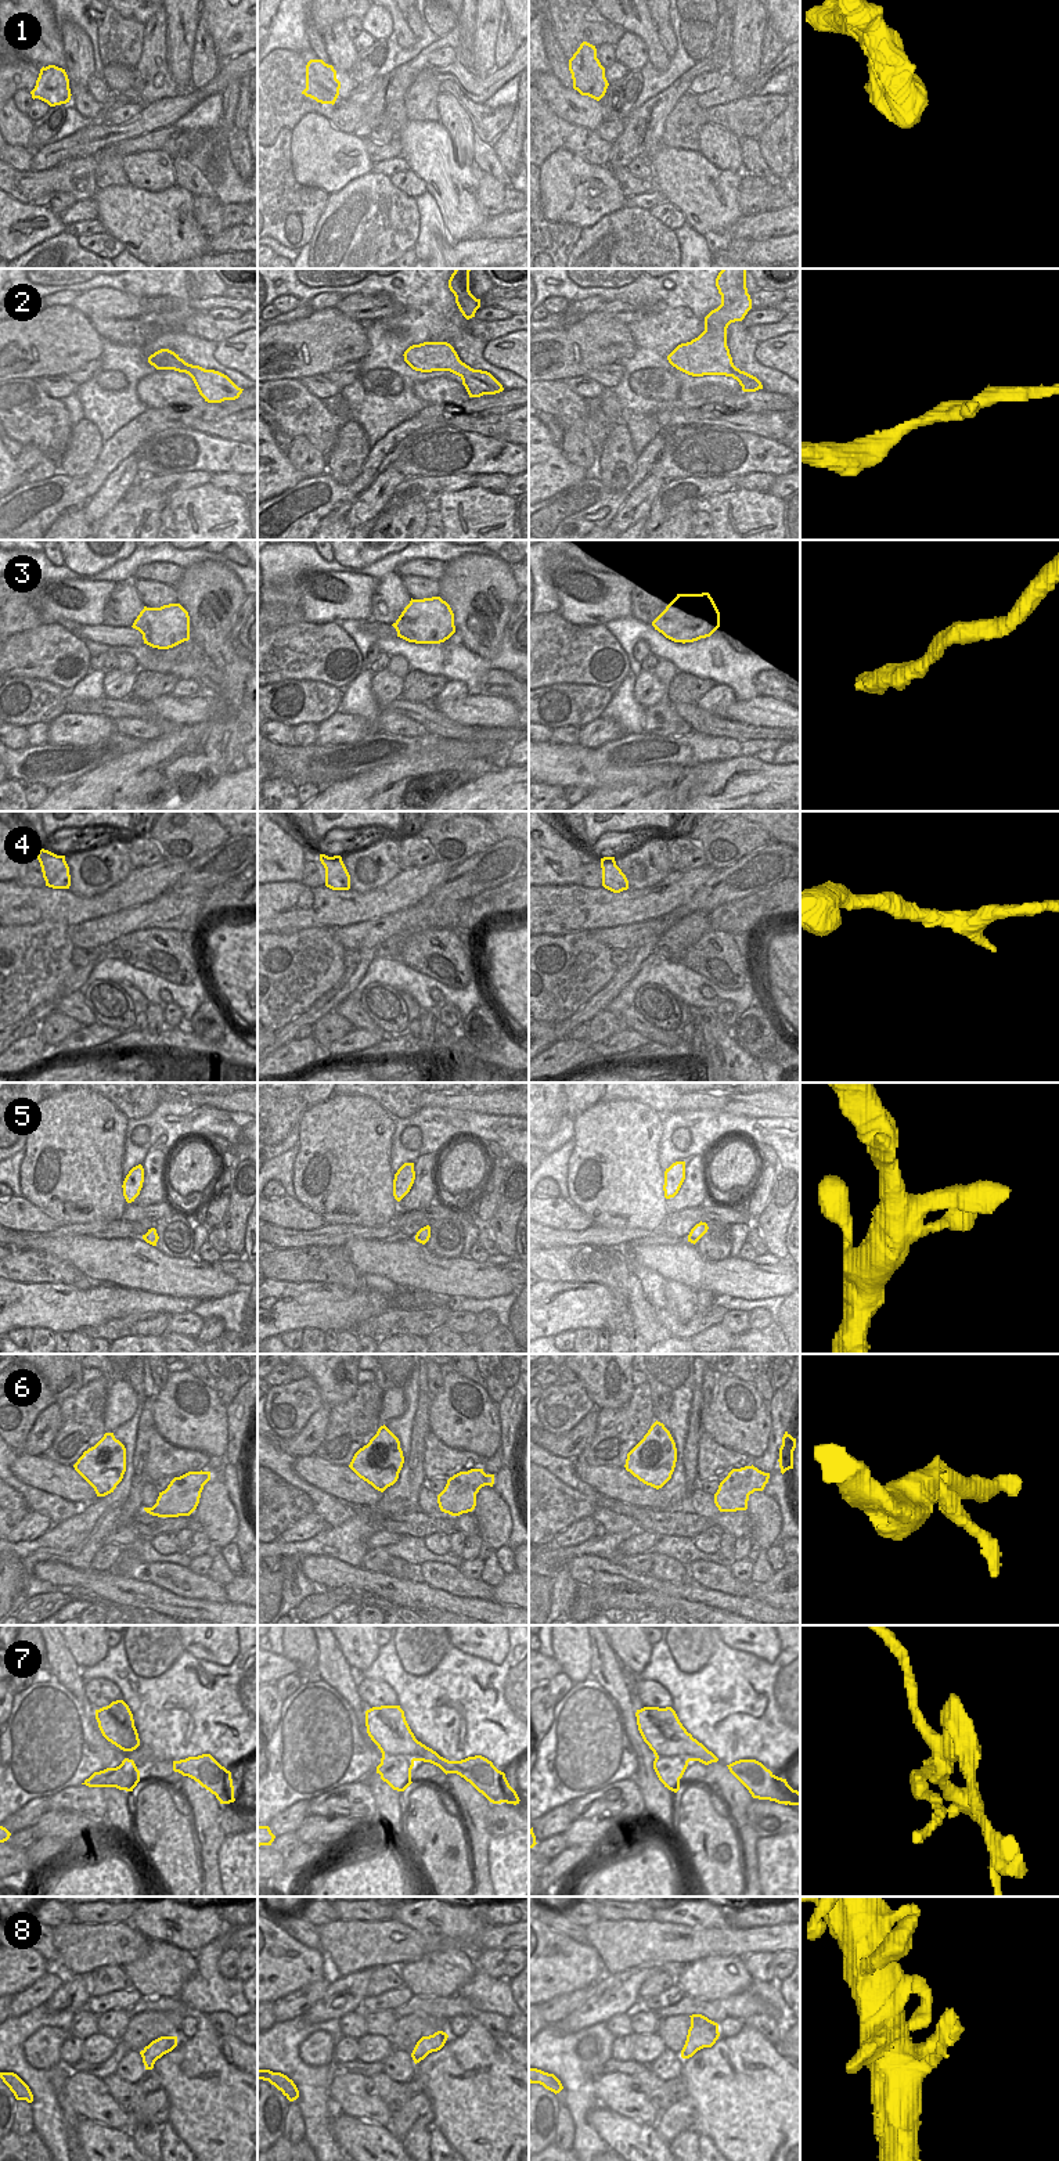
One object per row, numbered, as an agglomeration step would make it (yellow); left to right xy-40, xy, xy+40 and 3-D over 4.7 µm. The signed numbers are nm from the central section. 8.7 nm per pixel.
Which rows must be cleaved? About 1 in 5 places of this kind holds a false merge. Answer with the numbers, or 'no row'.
1, 6, 7

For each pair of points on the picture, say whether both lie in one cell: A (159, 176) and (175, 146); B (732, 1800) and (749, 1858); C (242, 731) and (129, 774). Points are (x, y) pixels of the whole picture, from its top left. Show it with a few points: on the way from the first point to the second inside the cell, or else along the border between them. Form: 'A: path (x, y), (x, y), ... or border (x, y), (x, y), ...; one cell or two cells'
A: path (159, 169), (159, 164), (169, 152); one cell
B: path (738, 1814), (748, 1836), (748, 1844); one cell
C: path (215, 744), (202, 744), (176, 753), (157, 766); one cell

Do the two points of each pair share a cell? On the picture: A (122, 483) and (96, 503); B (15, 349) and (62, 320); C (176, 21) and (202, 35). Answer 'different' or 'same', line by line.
A: same
B: same
C: different

